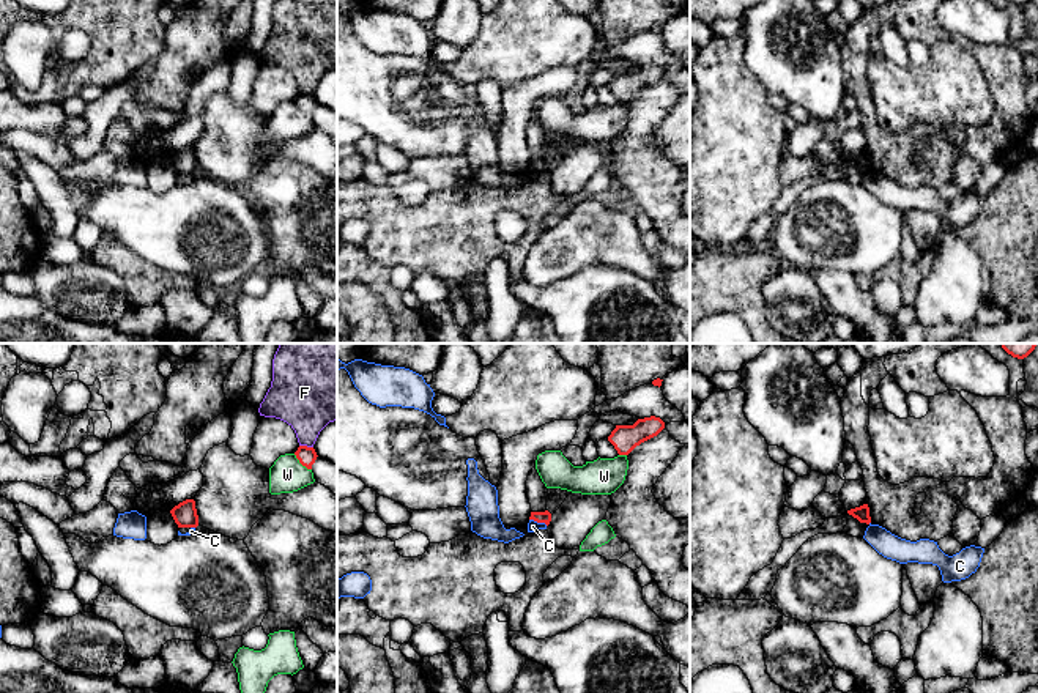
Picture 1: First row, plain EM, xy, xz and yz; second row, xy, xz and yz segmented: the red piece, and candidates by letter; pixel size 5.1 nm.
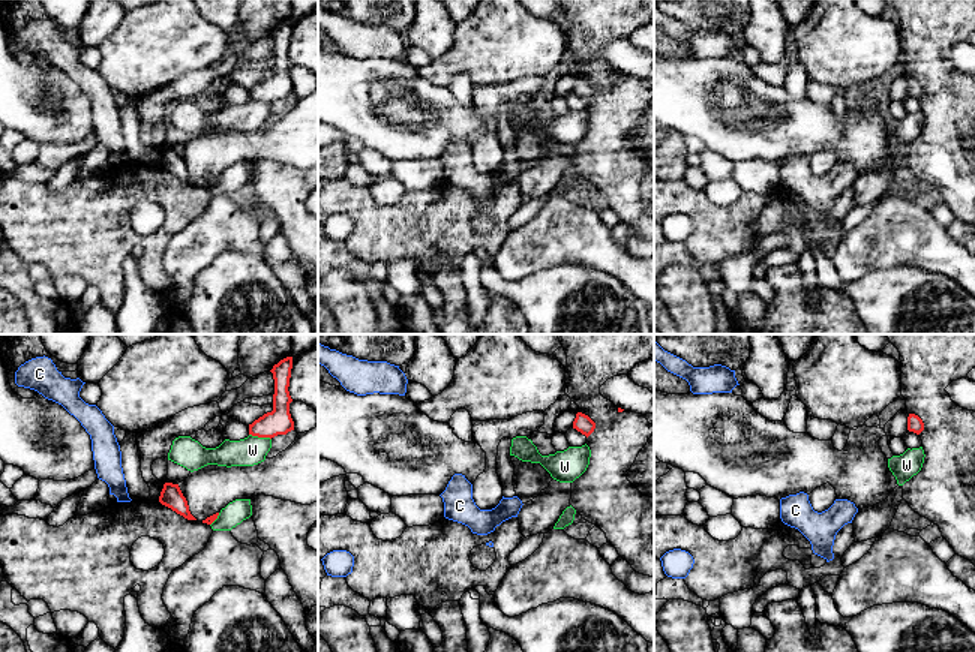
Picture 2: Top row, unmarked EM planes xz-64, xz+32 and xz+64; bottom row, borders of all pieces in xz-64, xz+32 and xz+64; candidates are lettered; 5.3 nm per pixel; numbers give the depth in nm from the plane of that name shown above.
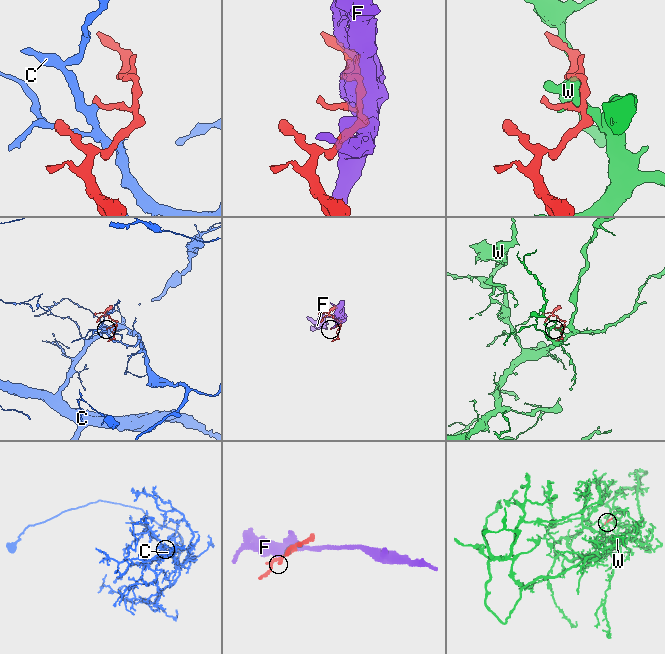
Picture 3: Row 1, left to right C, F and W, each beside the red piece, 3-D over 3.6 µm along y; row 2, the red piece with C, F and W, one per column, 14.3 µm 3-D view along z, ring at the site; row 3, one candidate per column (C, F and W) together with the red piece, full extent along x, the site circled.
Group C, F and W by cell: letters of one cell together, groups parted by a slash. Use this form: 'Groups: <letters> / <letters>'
Groups: C / F / W

